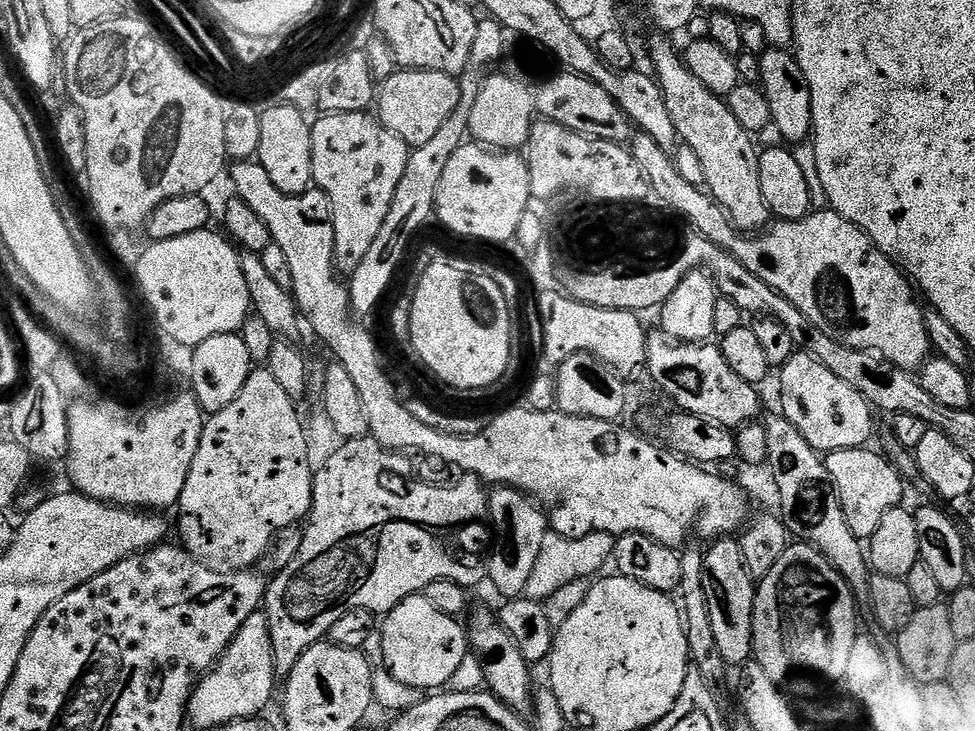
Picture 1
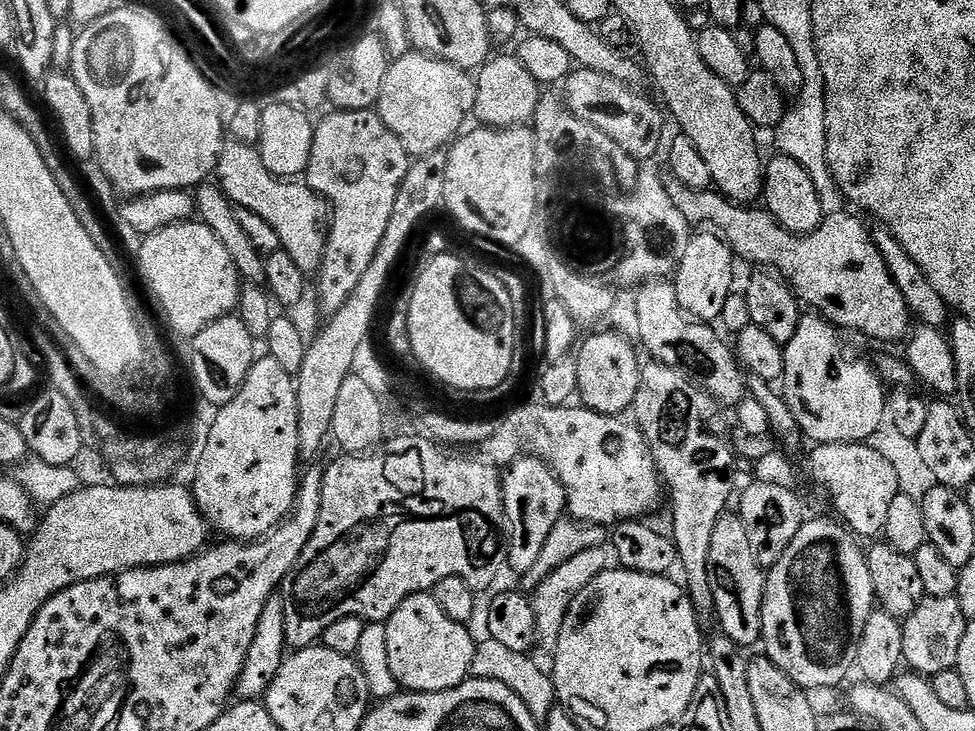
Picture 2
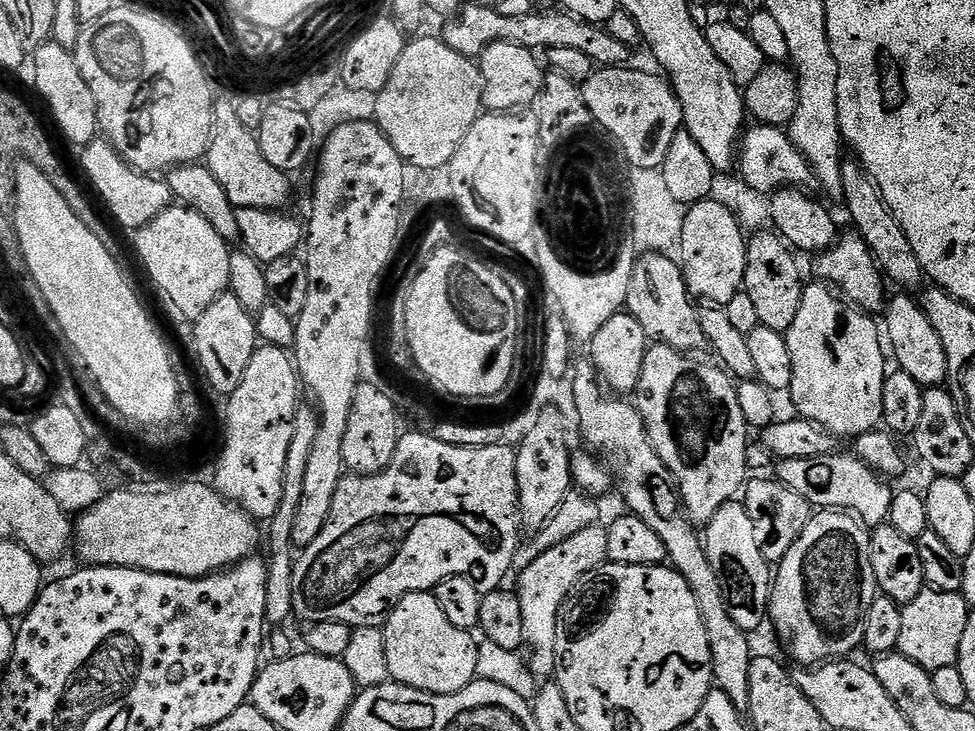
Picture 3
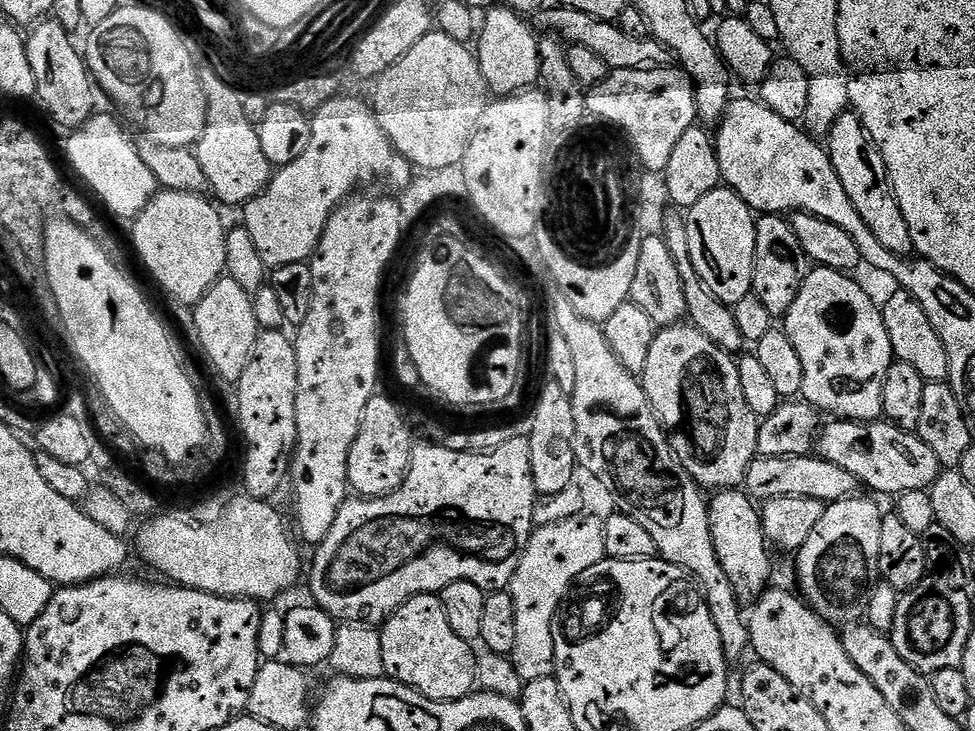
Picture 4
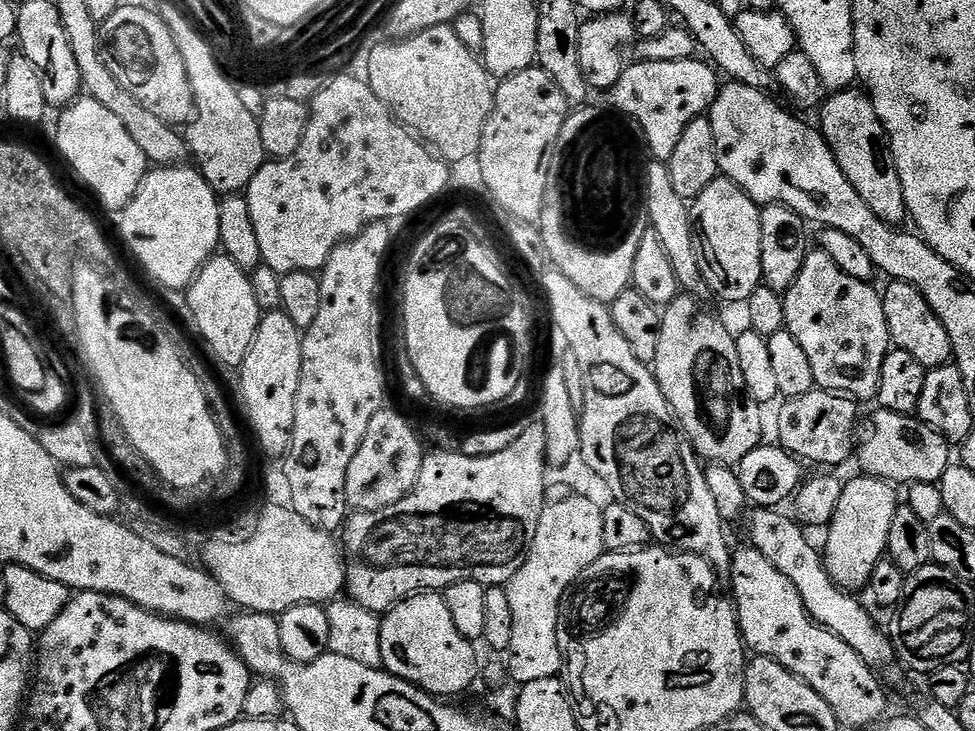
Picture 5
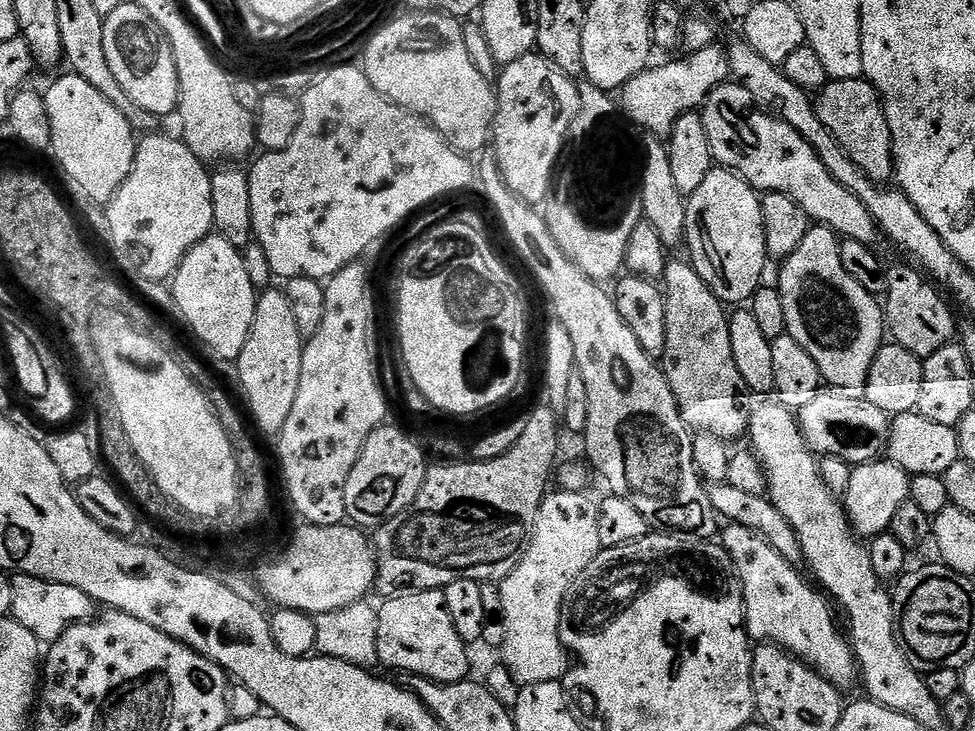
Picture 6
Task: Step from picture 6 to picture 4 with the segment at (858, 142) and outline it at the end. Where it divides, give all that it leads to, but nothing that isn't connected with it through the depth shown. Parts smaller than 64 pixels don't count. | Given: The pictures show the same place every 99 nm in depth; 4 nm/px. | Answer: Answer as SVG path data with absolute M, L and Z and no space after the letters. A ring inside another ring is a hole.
M854 111L844 112L838 122L834 122L832 131L826 137L828 157L838 174L838 182L842 182L850 202L854 202L854 210L858 210L862 222L870 226L870 234L886 246L894 254L905 258L913 255L910 226L906 226L906 218L902 218L902 210L892 193L892 184L888 181L886 162L880 149L868 137L868 131L862 126L860 116Z

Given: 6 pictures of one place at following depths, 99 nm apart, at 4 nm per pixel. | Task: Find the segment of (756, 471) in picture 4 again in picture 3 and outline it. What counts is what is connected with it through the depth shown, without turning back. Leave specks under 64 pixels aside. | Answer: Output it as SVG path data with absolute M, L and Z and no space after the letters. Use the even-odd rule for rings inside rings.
M855 454L781 460L775 465L774 476L790 490L802 494L802 498L810 501L816 510L843 510L868 526L885 523L890 514L894 492L888 489L889 481L866 466Z

